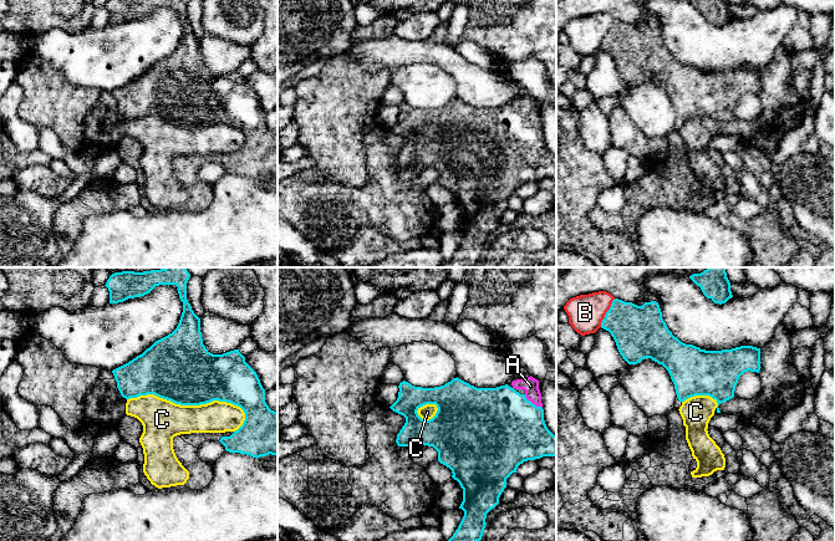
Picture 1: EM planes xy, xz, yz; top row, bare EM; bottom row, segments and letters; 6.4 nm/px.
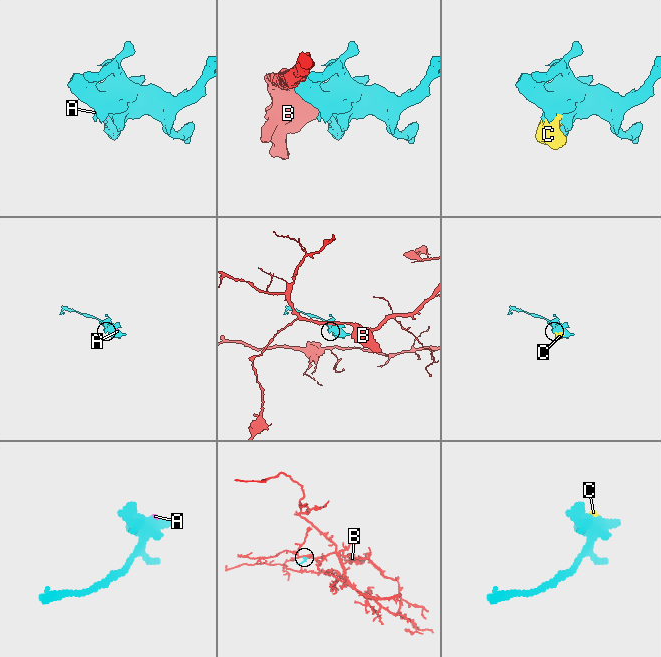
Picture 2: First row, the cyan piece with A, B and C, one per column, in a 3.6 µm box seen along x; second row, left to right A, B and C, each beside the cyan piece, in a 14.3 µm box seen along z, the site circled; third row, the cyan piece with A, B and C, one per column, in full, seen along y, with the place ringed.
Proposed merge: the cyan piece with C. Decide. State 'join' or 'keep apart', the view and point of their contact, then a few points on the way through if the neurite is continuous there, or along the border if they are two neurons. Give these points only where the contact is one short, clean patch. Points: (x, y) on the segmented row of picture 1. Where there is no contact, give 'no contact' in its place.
keep apart; contact xy (189, 404)

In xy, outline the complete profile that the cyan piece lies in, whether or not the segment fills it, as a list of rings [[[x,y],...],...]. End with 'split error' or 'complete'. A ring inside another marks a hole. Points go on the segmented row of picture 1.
[[[164,267],[143,272],[114,272],[106,282],[110,291],[110,303],[123,302],[128,298],[149,294],[159,285],[175,285],[183,302],[183,312],[177,328],[168,336],[156,341],[142,354],[112,371],[121,395],[126,399],[154,394],[180,405],[200,405],[213,400],[226,402],[240,407],[245,413],[243,425],[235,432],[190,433],[173,438],[173,449],[189,471],[184,484],[190,490],[202,490],[212,481],[213,466],[202,461],[198,448],[208,440],[220,442],[229,453],[246,454],[253,458],[278,455],[278,413],[265,402],[263,388],[256,372],[245,362],[245,357],[234,349],[223,354],[210,353],[203,344],[200,318],[187,300],[187,282],[190,274],[185,267]]]; split error

